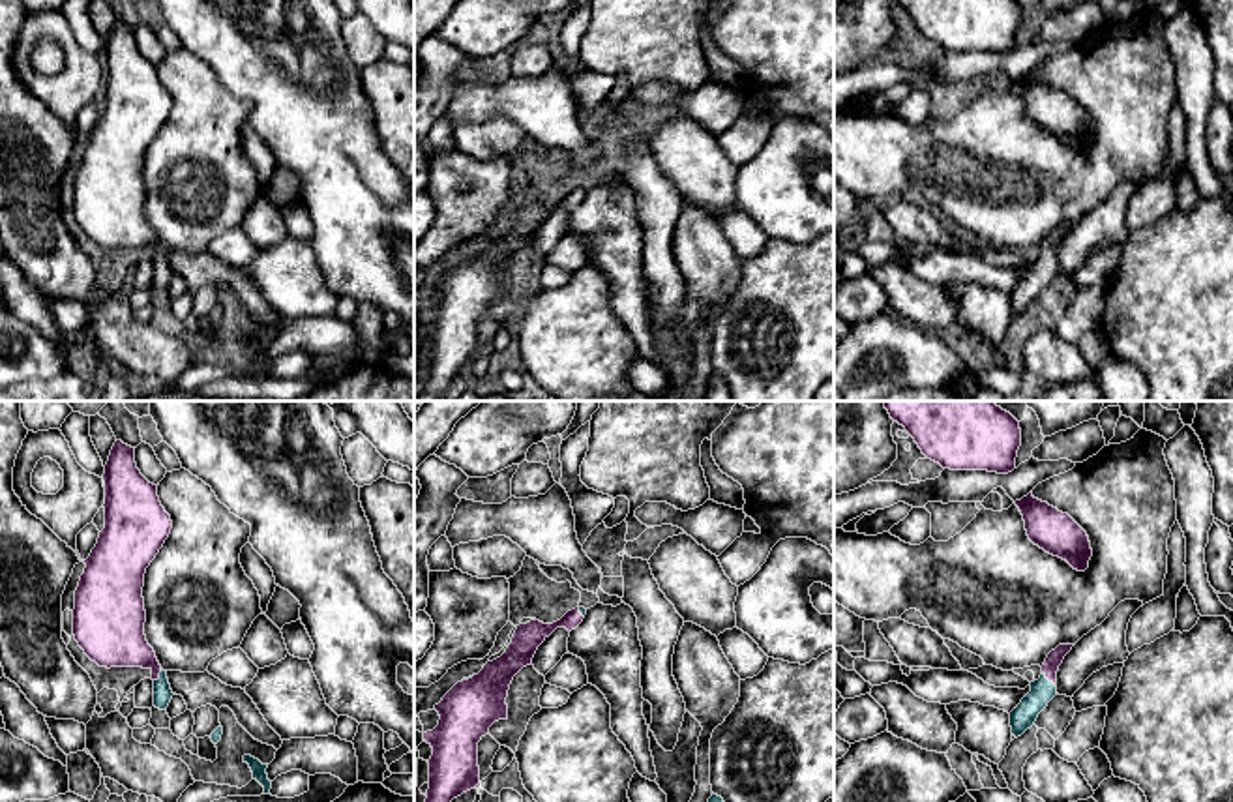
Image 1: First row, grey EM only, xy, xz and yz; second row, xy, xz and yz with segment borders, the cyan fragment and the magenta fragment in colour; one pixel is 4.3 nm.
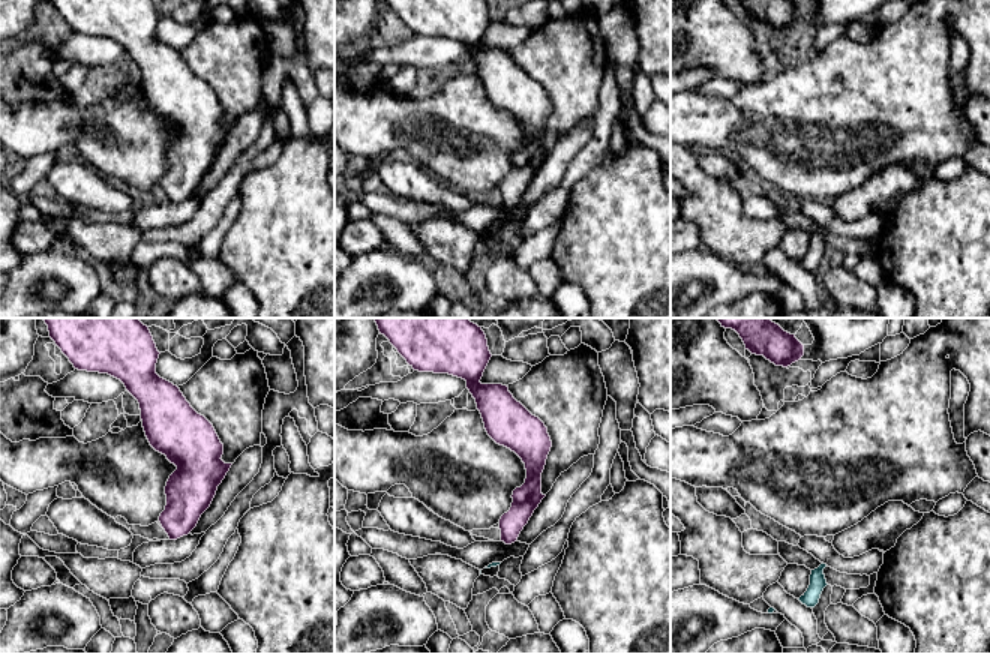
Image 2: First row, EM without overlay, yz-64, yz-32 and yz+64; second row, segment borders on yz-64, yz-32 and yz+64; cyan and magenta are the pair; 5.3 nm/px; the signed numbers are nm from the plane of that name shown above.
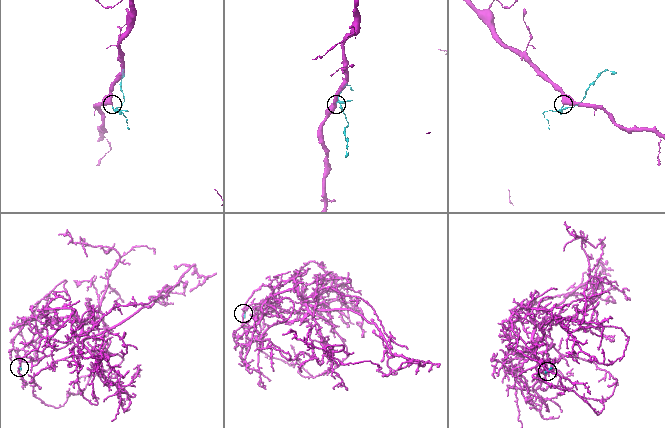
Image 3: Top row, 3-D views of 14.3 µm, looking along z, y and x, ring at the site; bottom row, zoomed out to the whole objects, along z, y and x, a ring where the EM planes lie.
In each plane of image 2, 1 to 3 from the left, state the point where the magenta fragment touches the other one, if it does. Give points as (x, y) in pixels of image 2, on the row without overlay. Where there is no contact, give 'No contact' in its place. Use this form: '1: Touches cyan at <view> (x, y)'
1: No contact
2: No contact
3: No contact

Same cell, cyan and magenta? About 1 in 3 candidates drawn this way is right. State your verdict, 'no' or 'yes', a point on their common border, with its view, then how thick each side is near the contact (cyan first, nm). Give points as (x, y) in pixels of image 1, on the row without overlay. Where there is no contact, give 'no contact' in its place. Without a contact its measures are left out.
yes; meets cyan in yz at (1046, 259); 110 nm thick on the cyan side, 70 nm on the other

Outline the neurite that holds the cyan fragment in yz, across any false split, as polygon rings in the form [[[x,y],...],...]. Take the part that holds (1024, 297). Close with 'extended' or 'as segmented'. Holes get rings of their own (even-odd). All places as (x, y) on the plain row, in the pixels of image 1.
[[[1059,225],[1047,234],[1040,259],[1031,262],[1031,272],[1010,292],[1010,307],[1016,319],[1034,305],[1038,294],[1057,275],[1057,251],[1072,227],[1074,225]]] | extended

